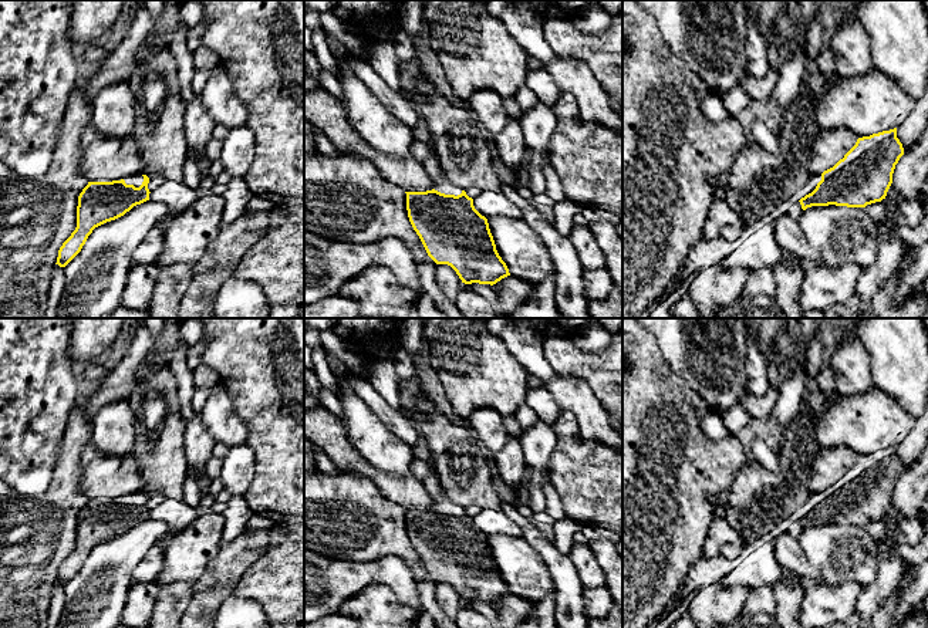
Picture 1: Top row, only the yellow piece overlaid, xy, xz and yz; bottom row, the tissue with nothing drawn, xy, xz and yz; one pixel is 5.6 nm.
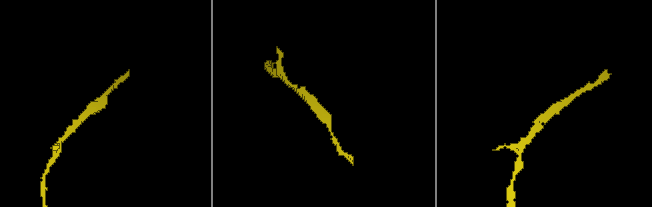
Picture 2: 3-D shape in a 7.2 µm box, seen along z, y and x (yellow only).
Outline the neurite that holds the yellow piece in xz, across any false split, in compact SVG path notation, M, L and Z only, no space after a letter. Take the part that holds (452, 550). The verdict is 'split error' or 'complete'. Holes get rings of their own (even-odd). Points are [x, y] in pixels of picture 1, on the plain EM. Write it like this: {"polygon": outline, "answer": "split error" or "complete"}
{"polygon": "M435 507L405 511L409 540L428 574L436 583L450 584L465 602L493 604L510 594L506 581L496 568L487 537L475 527L473 517L465 509L458 514L445 513Z", "answer": "complete"}

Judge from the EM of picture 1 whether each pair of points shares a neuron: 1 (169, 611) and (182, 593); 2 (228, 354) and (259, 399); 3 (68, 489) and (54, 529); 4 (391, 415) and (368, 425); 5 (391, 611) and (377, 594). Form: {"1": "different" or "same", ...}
{"1": "same", "2": "same", "3": "same", "4": "different", "5": "same"}

